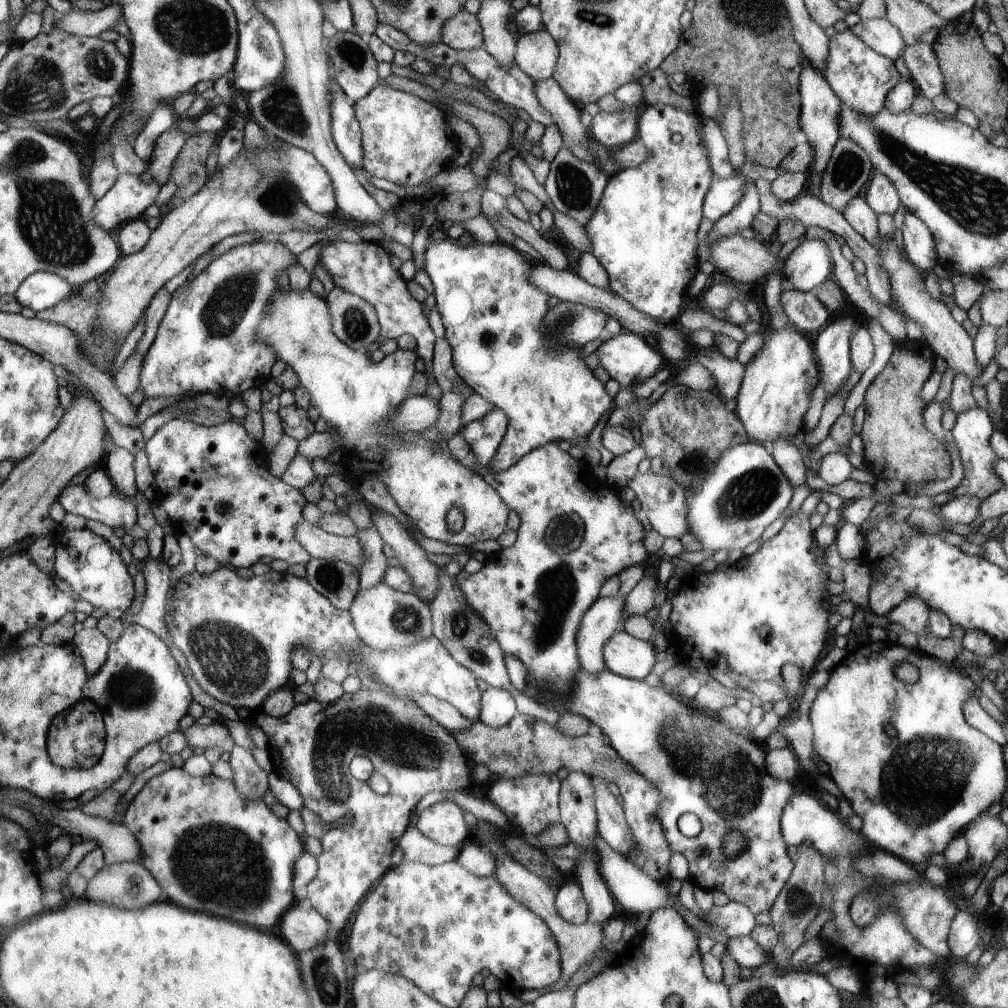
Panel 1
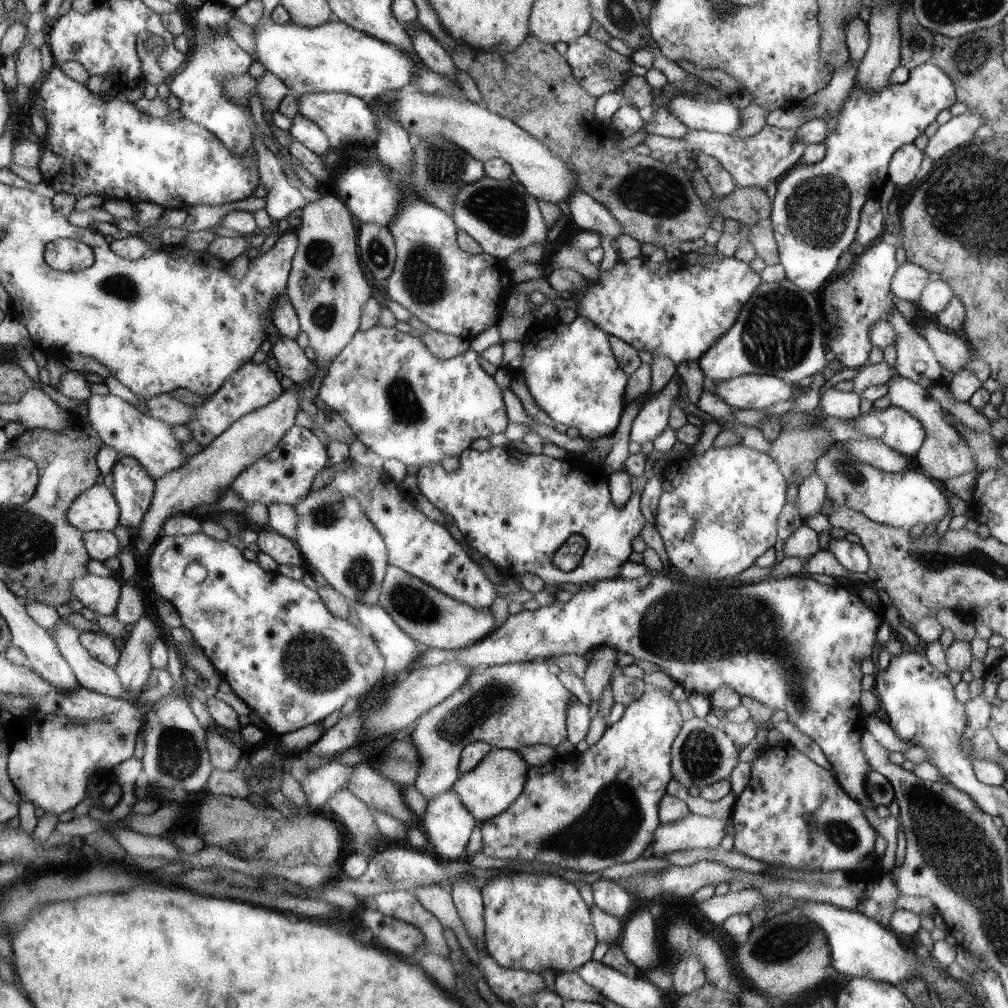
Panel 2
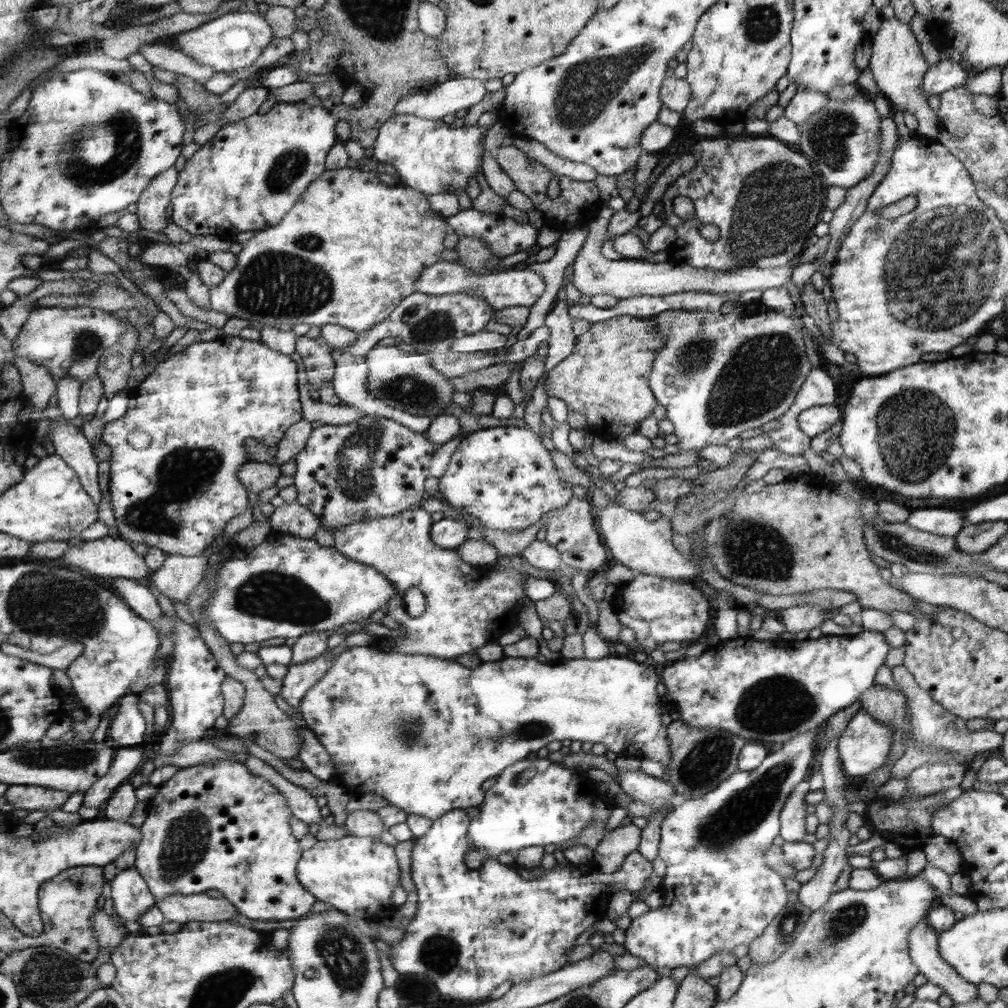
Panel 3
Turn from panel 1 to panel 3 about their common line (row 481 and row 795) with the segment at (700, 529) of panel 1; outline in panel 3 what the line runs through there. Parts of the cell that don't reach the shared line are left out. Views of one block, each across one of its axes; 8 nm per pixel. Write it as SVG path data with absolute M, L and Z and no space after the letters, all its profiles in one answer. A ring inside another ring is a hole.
M818 726L805 734L798 734L791 740L786 741L782 748L778 751L770 752L768 756L762 761L762 764L754 770L744 771L739 769L728 778L721 787L716 788L715 791L702 796L698 799L686 800L680 806L673 806L672 812L669 812L664 820L662 820L661 838L659 844L659 858L662 859L667 866L667 872L660 884L660 891L663 893L663 904L656 910L648 910L646 913L632 919L630 926L625 930L624 948L628 950L632 956L642 958L646 964L651 967L665 967L666 970L678 968L678 966L688 966L690 968L697 966L704 960L714 956L718 952L734 952L734 949L739 944L749 944L758 936L762 936L764 930L769 926L770 922L778 916L778 913L788 902L788 890L784 886L784 878L765 860L765 852L769 850L772 840L778 836L780 830L781 812L784 810L789 796L797 789L797 787L806 781L806 776L812 768L812 760L814 760L814 752L816 752L816 740L820 734L820 727Z

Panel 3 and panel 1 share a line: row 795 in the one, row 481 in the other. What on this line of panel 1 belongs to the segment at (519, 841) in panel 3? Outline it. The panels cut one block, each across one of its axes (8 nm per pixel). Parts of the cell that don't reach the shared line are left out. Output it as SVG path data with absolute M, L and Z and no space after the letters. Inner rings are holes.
M495 409L482 421L478 420L466 425L459 434L464 436L478 459L478 473L497 490L501 500L509 506L510 511L518 513L520 528L516 542L499 551L493 558L484 563L484 567L476 574L469 574L464 569L455 577L455 582L464 594L468 605L485 621L498 642L502 653L512 659L522 662L527 669L527 684L536 703L546 709L556 711L564 716L565 703L574 694L573 687L581 672L581 660L578 652L578 634L582 618L590 606L598 598L598 590L608 576L617 576L623 569L645 562L648 550L644 548L644 528L632 514L630 507L624 506L612 490L612 486L604 486L593 468L584 458L576 460L569 453L560 450L559 442L547 443L541 448L525 455L517 464L506 471L491 471L497 452L504 442L506 431L509 429L509 418L502 410ZM560 512L588 512L590 526L586 524L584 541L573 552L559 554L553 552L544 541L552 518Z

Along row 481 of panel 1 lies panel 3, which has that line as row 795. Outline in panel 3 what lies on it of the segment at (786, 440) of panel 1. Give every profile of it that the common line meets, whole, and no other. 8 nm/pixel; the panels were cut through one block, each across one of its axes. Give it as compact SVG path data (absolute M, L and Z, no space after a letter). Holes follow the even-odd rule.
M802 782L789 796L781 812L781 836L785 842L802 842L807 838L806 832L806 795L811 792L809 782Z

